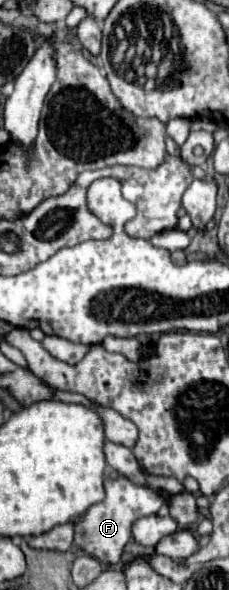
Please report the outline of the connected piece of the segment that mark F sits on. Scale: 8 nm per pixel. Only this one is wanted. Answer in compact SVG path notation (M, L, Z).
M118 477L118 479L106 479L104 481L104 489L106 489L106 497L102 503L92 505L84 519L80 519L80 523L76 523L76 537L74 537L74 545L84 549L86 553L94 555L98 561L102 563L118 563L122 557L122 549L124 545L130 541L130 525L132 521L144 517L144 515L156 515L158 509L166 503L166 499L150 489L150 487L138 487L132 485L126 477Z

